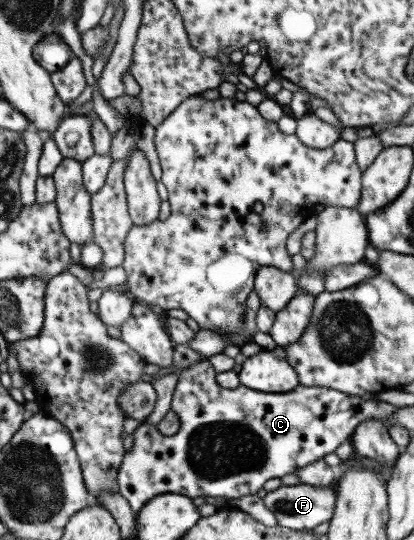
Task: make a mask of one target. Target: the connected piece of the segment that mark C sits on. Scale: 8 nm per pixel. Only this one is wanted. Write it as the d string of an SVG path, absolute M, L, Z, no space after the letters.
M204 358L179 371L177 374L177 382L171 396L169 409L174 411L178 417L179 428L176 430L176 433L166 437L166 435L162 435L162 433L156 429L156 426L149 424L147 419L139 422L136 429L131 433L133 436L132 446L128 451L125 451L117 471L116 485L118 486L118 493L126 499L129 507L135 513L149 499L161 493L176 493L191 498L200 496L224 497L229 500L238 499L238 497L244 497L244 495L254 495L258 489L263 488L264 483L266 483L268 479L284 477L284 475L288 475L288 473L296 474L299 469L322 460L322 457L333 453L342 441L350 439L354 428L360 421L366 418L386 419L386 417L390 417L398 407L386 402L363 399L360 396L349 396L345 393L334 391L334 389L315 388L312 386L304 387L300 384L293 390L288 390L286 393L259 392L244 387L243 385L239 385L234 389L224 389L216 383L215 371L212 369L209 360Z

